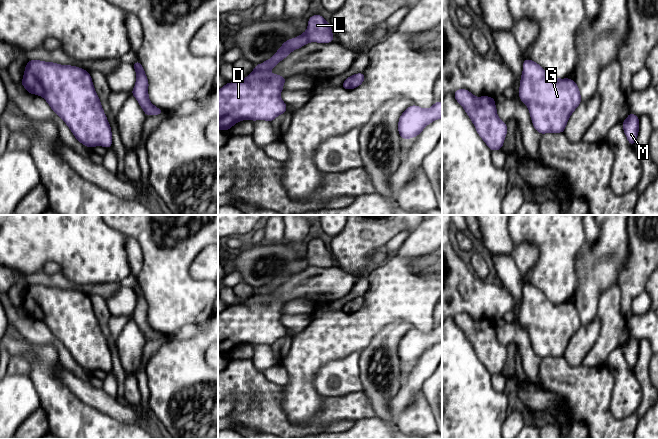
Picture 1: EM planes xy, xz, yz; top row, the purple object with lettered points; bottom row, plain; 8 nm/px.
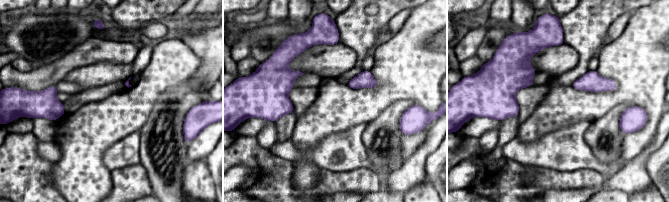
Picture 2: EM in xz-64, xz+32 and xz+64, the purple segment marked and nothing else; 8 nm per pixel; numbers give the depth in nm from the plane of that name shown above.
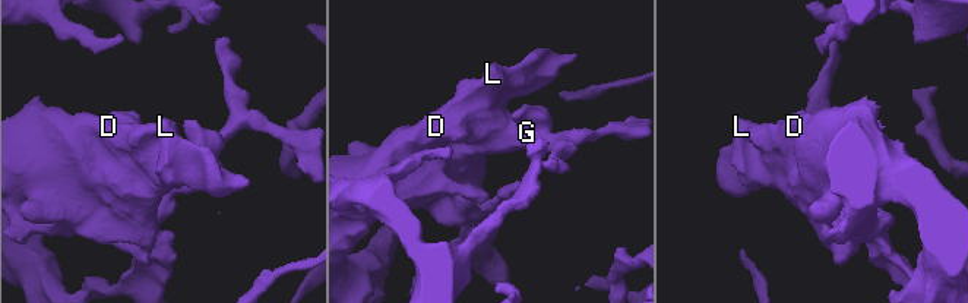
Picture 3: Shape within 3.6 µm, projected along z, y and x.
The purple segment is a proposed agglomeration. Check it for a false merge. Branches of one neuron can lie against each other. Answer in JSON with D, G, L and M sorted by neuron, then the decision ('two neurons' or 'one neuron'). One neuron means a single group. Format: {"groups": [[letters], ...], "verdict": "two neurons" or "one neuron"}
{"groups": [["D", "G", "L", "M"]], "verdict": "one neuron"}

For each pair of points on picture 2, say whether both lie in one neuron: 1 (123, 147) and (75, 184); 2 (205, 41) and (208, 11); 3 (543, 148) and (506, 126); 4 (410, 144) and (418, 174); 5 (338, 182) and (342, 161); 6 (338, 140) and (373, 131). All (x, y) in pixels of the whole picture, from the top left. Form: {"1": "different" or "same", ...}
{"1": "different", "2": "different", "3": "different", "4": "different", "5": "different", "6": "different"}

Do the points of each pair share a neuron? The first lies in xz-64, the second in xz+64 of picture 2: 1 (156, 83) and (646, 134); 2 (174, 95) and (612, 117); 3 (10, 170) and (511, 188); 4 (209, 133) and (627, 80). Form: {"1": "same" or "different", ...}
{"1": "same", "2": "same", "3": "same", "4": "different"}

